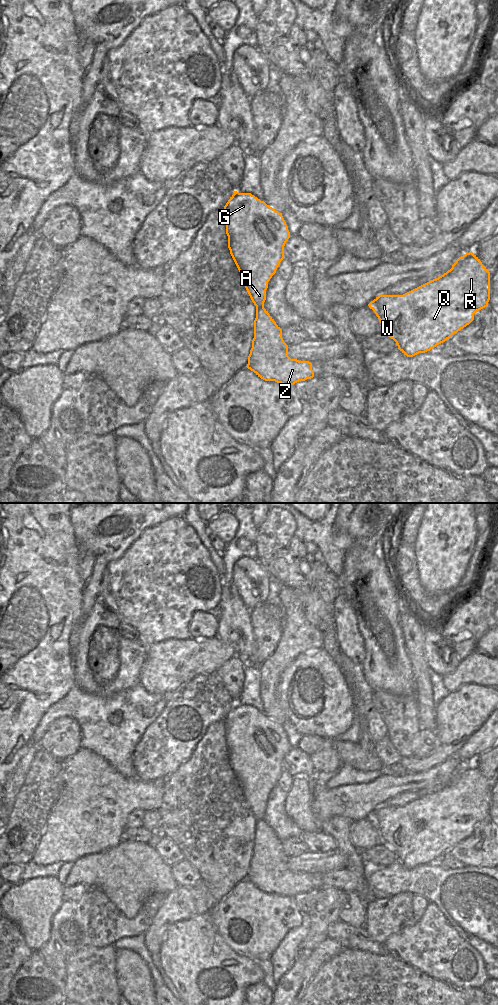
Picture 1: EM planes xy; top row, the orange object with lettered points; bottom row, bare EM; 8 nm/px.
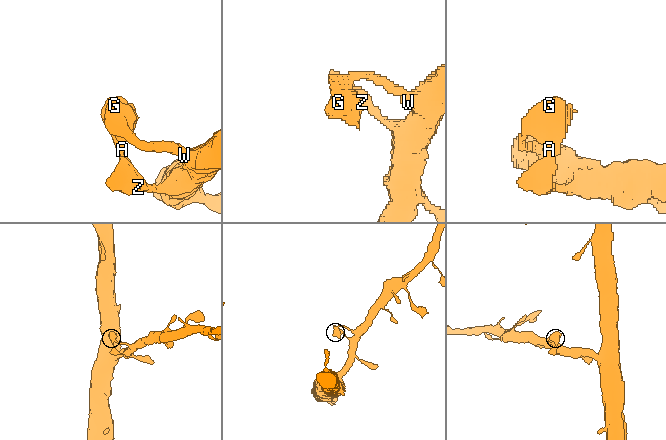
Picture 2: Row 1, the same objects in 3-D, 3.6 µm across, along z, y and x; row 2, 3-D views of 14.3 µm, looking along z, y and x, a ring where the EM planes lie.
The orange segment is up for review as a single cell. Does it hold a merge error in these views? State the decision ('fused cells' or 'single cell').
single cell

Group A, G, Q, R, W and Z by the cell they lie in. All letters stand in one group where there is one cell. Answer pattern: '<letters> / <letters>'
A G Q R W Z

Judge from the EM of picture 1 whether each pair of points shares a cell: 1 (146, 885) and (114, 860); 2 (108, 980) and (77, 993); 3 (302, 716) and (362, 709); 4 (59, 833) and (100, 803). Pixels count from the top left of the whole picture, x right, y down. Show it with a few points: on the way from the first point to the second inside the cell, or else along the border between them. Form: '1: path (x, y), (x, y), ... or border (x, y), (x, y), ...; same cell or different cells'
1: path (138, 877), (134, 873), (127, 873), (122, 868); same cell
2: path (100, 980), (92, 980), (85, 985); same cell
3: border (349, 687), (353, 696), (353, 721), (345, 732); different cells
4: path (69, 825), (84, 810), (90, 809); same cell

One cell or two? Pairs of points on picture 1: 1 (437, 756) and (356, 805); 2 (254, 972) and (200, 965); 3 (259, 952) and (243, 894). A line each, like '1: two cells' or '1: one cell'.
1: two cells
2: one cell
3: one cell

